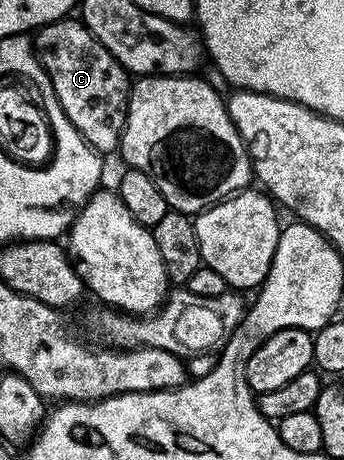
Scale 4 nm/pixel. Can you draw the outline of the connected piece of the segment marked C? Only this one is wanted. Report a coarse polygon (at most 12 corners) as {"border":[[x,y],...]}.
{"border":[[69,16],[34,45],[62,112],[119,151],[130,75]]}

